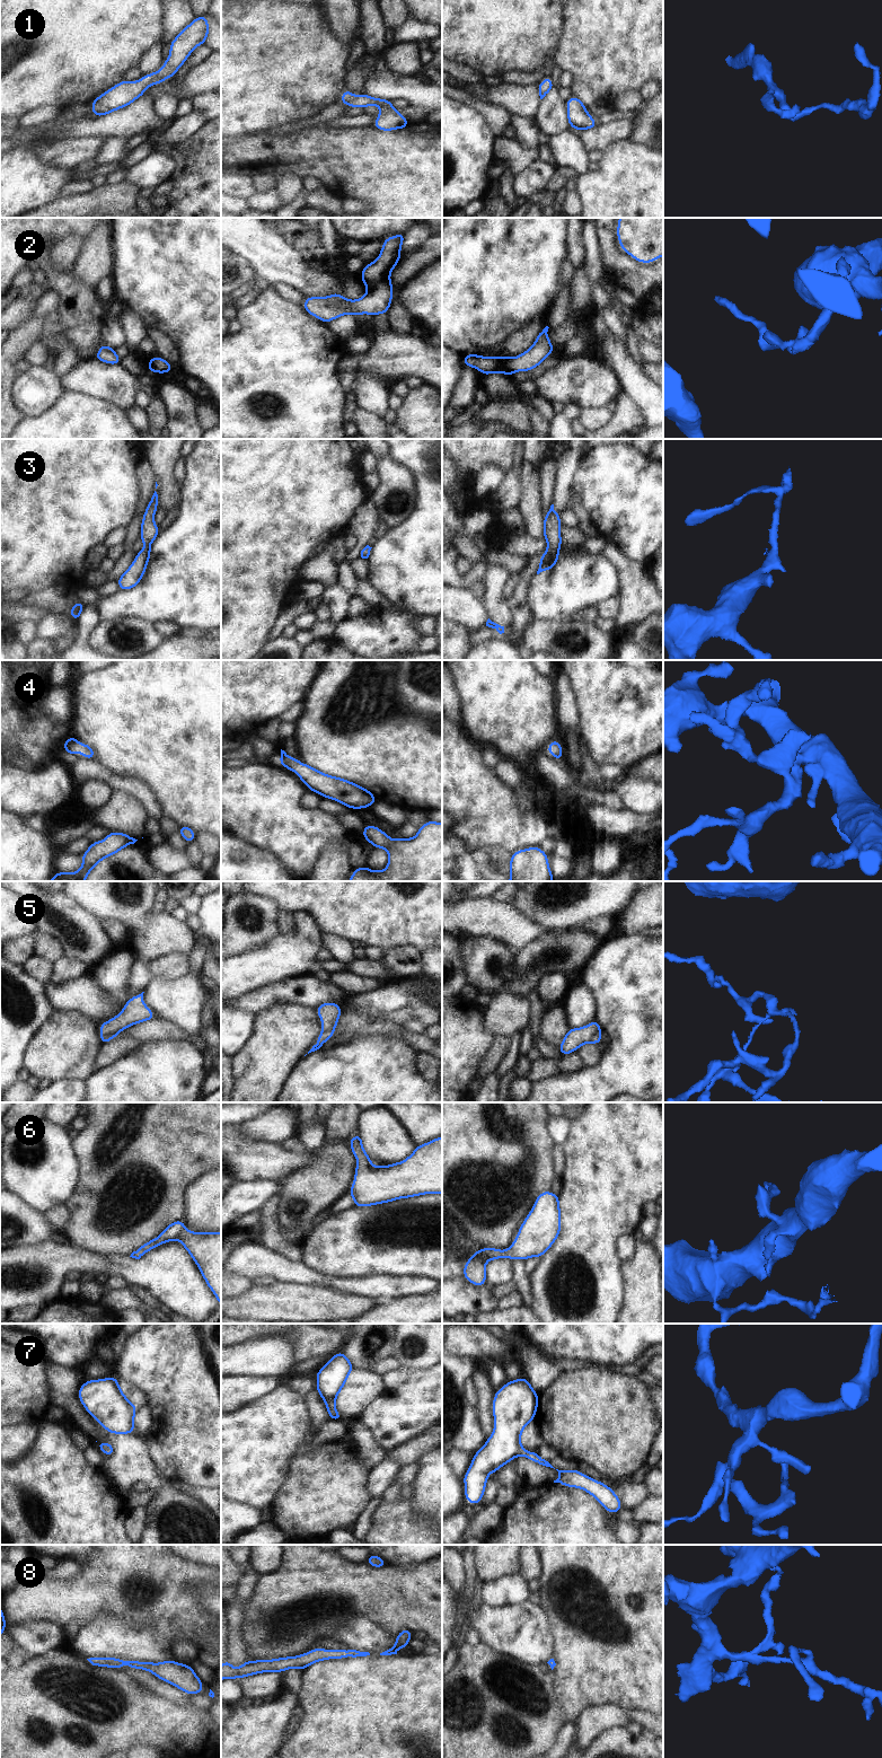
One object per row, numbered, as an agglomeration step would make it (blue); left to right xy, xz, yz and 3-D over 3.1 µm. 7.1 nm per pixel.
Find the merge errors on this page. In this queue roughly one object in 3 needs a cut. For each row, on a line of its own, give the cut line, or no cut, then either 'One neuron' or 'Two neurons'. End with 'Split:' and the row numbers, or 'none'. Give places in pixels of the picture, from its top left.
1: No split. One neuron
2: No split. One neuron
3: No split. One neuron
4: No split. One neuron
5: Split along xz (333, 1031), (322, 1033). Two neurons
6: No split. One neuron
7: No split. One neuron
8: No split. One neuron
Split: 5.

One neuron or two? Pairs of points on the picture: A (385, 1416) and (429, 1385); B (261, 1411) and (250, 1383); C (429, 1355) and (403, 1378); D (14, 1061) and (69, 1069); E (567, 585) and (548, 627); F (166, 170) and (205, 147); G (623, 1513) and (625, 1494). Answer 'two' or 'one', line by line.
A: one
B: two
C: two
D: two
E: two
F: two
G: two

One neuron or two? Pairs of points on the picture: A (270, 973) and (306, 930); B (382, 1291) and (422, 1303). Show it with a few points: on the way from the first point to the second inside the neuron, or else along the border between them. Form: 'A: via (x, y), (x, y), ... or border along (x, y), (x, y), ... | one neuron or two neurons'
A: via (280, 963), (302, 940) | one neuron
B: border along (429, 1293), (398, 1297), (378, 1302) | two neurons

